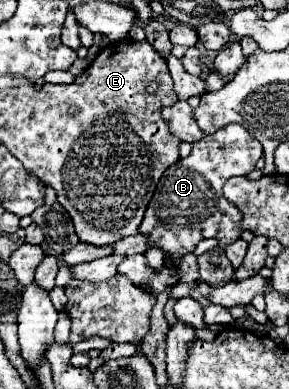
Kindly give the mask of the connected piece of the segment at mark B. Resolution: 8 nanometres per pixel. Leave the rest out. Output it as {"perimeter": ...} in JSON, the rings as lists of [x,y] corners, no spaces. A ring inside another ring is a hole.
{"perimeter":[[[236,123],[226,125],[194,143],[192,153],[186,159],[180,159],[178,167],[164,171],[144,213],[140,233],[148,235],[146,249],[160,247],[164,253],[182,257],[192,253],[202,239],[214,237],[226,245],[236,241],[242,233],[242,213],[222,197],[222,185],[234,175],[246,175],[254,171],[260,157],[260,143],[242,125]]]}

